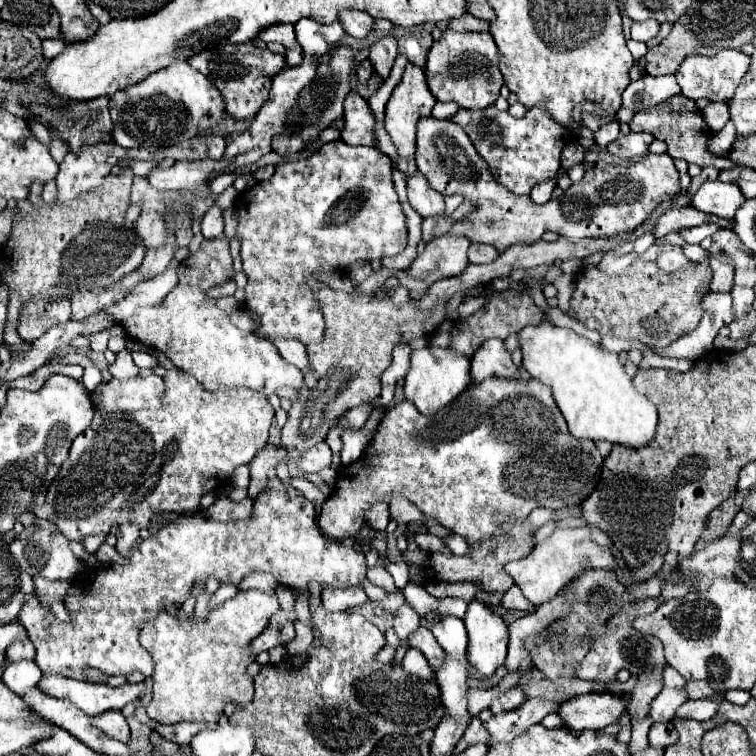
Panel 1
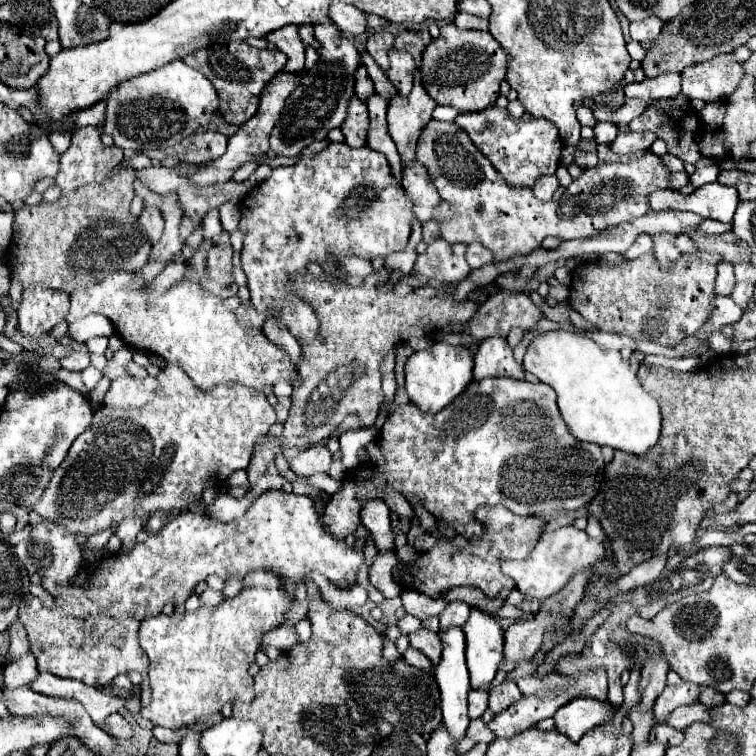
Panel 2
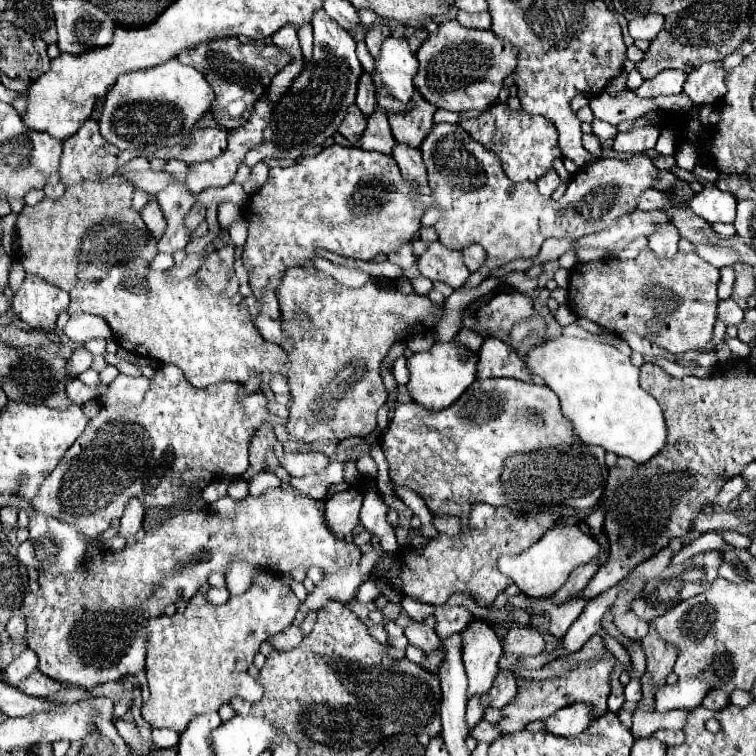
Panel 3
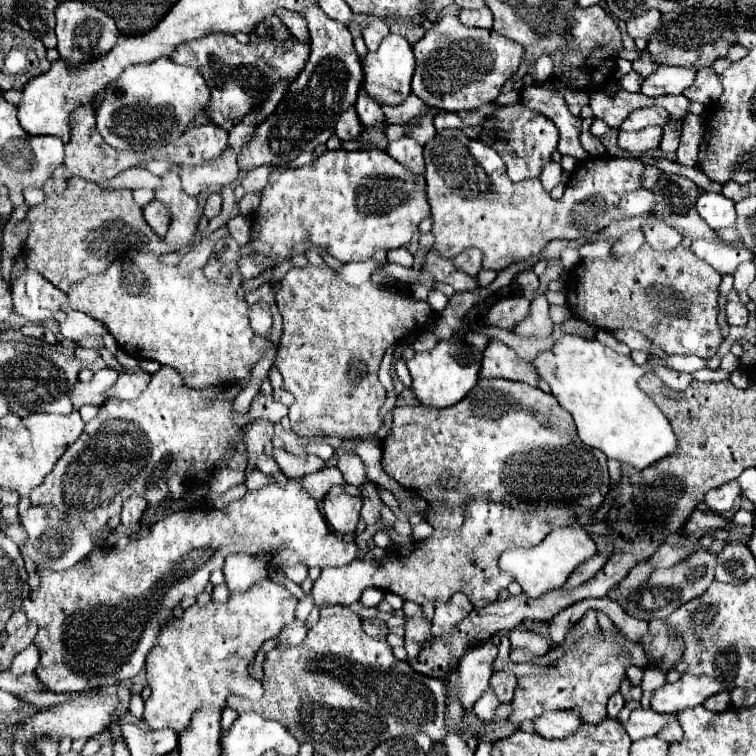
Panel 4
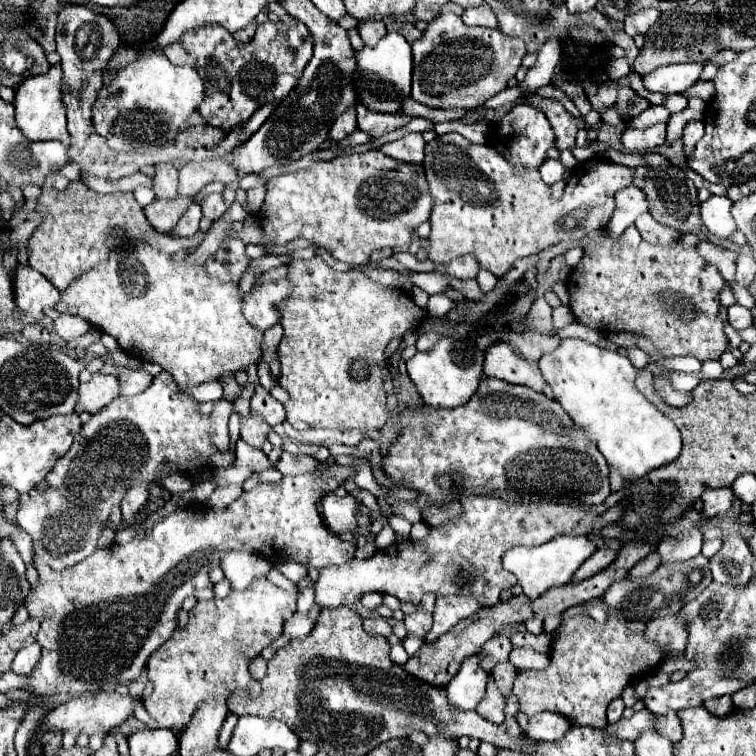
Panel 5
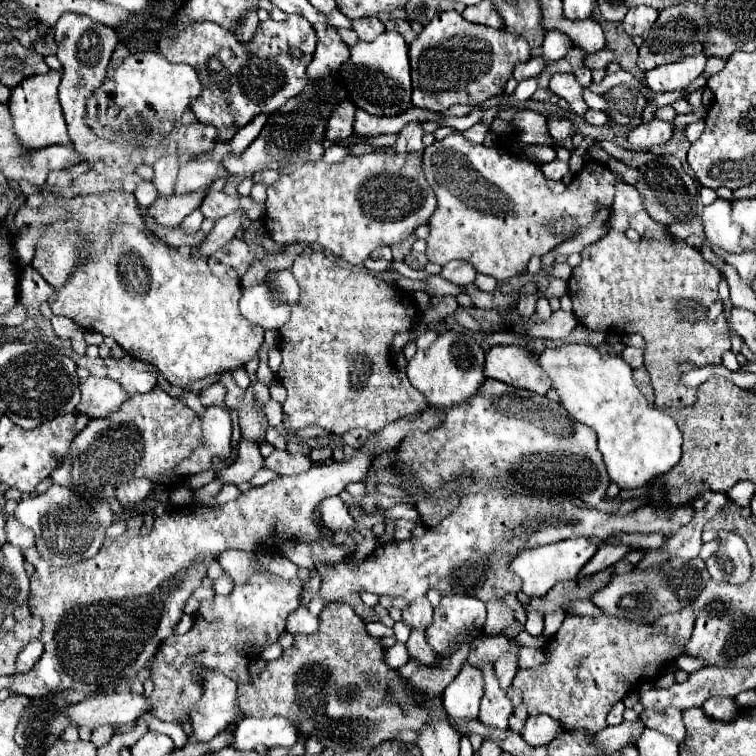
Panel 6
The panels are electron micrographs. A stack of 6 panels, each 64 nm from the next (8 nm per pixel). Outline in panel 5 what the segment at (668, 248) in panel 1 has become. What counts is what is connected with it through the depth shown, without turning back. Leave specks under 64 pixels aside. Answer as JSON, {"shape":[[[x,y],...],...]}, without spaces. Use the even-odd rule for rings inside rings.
{"shape":[[[644,214],[644,218],[640,216],[634,226],[640,230],[642,238],[646,242],[652,242],[652,244],[670,244],[670,242],[676,242],[680,236],[674,228],[666,228],[662,224],[658,224],[650,214]]]}

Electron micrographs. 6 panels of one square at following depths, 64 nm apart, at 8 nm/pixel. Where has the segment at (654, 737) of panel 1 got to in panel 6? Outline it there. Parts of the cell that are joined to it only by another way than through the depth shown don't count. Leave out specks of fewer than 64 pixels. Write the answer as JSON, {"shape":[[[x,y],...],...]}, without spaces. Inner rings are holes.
{"shape":[[[664,708],[664,710],[644,710],[640,714],[640,720],[646,724],[646,728],[658,730],[662,734],[668,734],[670,738],[682,742],[686,738],[686,728],[682,722],[682,712],[676,708]]]}

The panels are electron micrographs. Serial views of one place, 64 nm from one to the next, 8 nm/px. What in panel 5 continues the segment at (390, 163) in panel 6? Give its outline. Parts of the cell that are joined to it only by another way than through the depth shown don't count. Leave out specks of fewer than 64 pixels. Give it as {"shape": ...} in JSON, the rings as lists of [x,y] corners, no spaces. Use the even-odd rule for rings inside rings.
{"shape":[[[354,152],[350,156],[340,156],[334,160],[316,160],[312,166],[302,168],[292,174],[282,174],[266,184],[266,200],[260,210],[260,224],[264,234],[272,244],[282,246],[296,238],[306,238],[316,246],[326,248],[336,260],[350,262],[354,266],[366,264],[376,251],[390,248],[393,253],[403,252],[408,248],[396,248],[410,242],[414,230],[430,220],[432,196],[424,178],[420,164],[398,162],[382,152]]]}

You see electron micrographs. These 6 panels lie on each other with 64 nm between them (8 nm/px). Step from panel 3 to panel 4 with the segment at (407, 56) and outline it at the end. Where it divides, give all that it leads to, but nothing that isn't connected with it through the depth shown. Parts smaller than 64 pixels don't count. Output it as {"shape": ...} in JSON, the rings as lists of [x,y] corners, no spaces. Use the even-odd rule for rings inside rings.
{"shape":[[[388,34],[376,52],[366,52],[366,56],[362,58],[362,70],[362,88],[368,92],[368,96],[372,96],[378,104],[398,106],[410,96],[410,80],[414,72],[412,46],[400,34]]]}

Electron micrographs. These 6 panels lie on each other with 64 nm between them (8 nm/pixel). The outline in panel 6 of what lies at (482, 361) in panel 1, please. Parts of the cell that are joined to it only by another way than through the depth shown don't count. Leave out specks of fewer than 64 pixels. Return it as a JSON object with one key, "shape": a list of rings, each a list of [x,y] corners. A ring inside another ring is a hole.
{"shape":[[[492,346],[486,354],[484,374],[536,394],[546,394],[552,390],[552,382],[542,372],[534,354],[520,346]]]}

